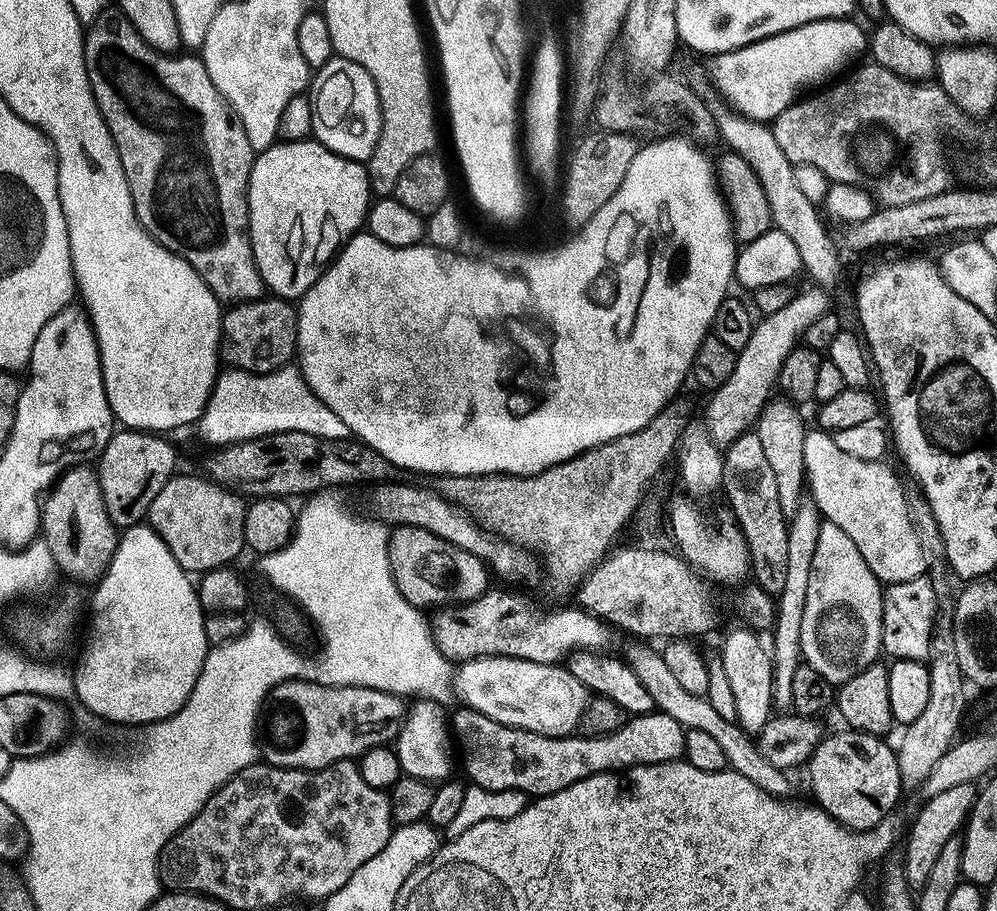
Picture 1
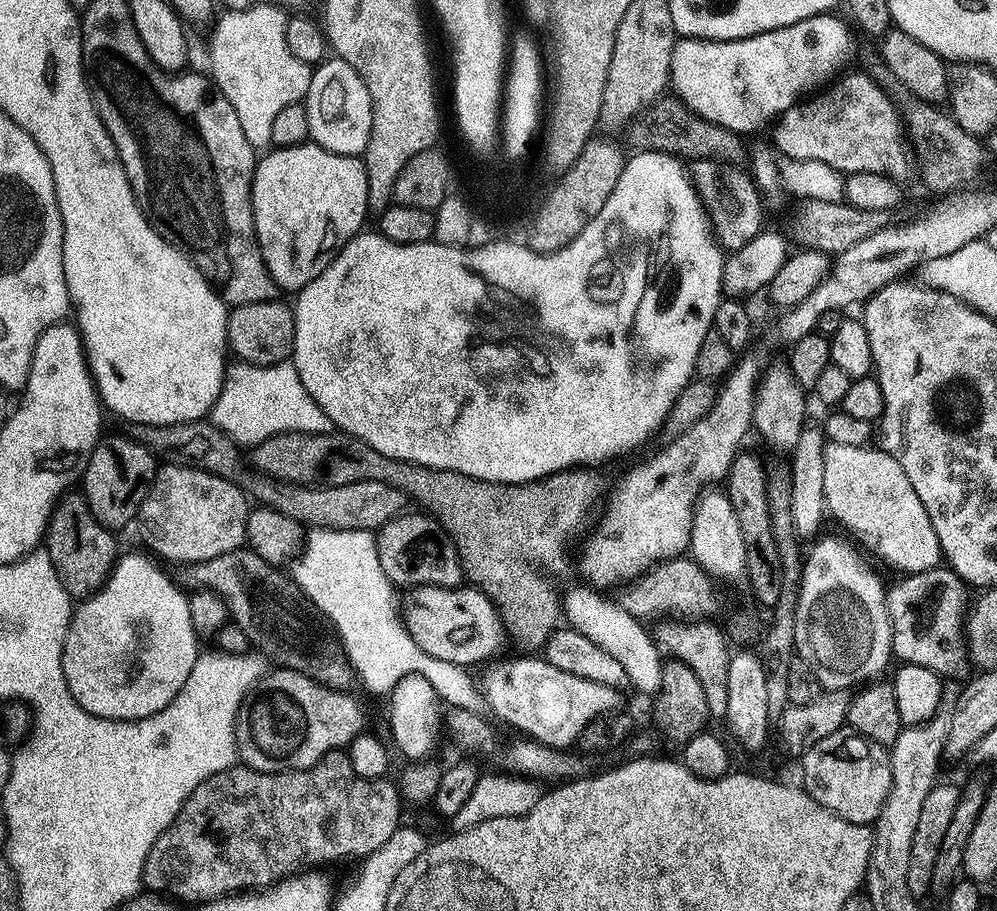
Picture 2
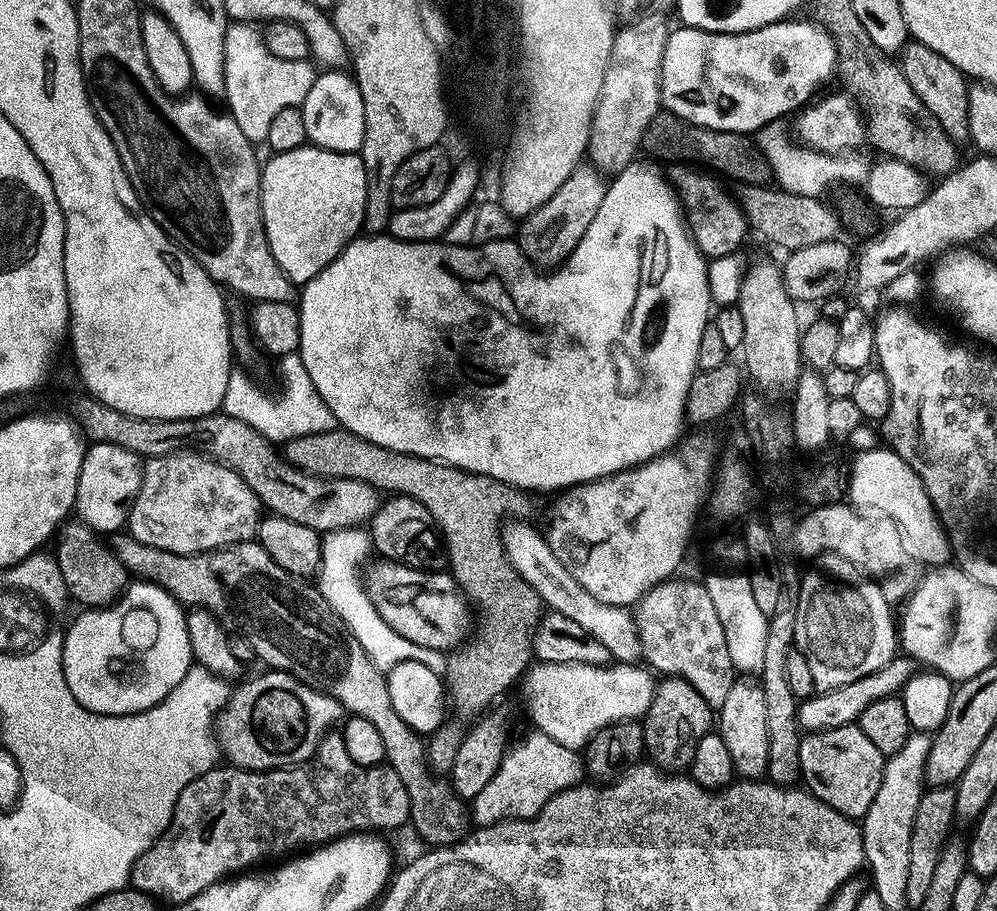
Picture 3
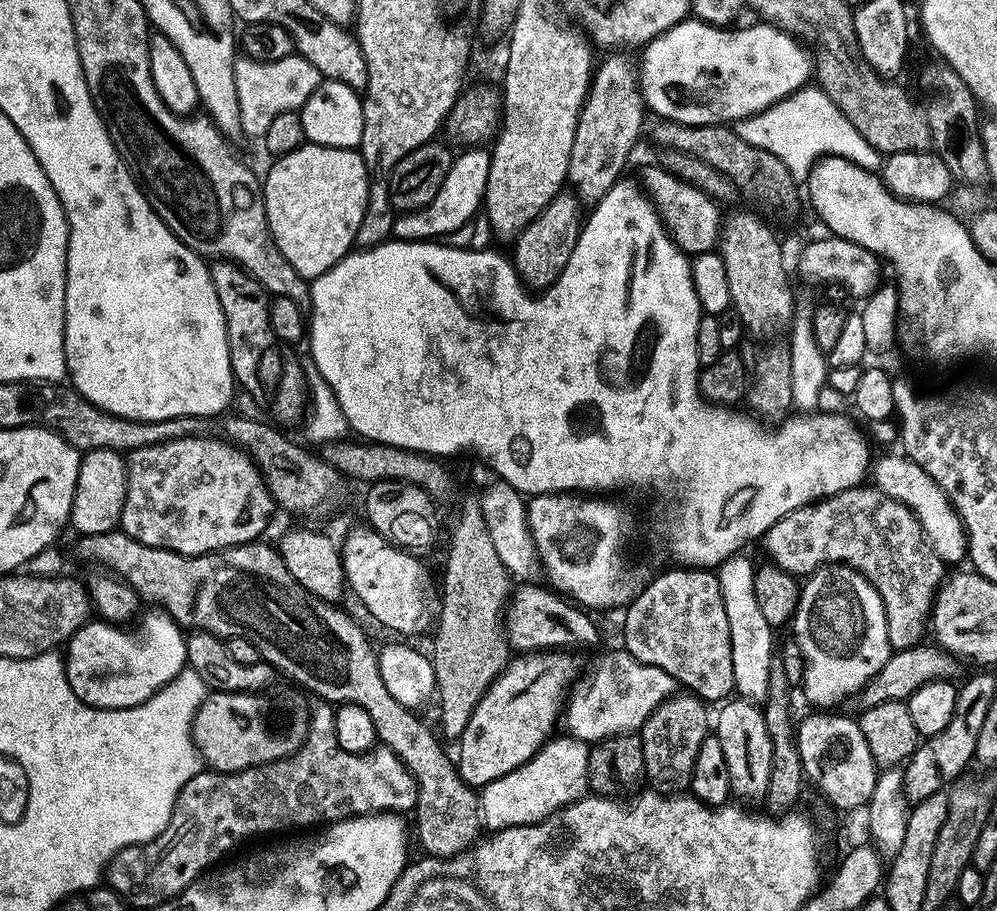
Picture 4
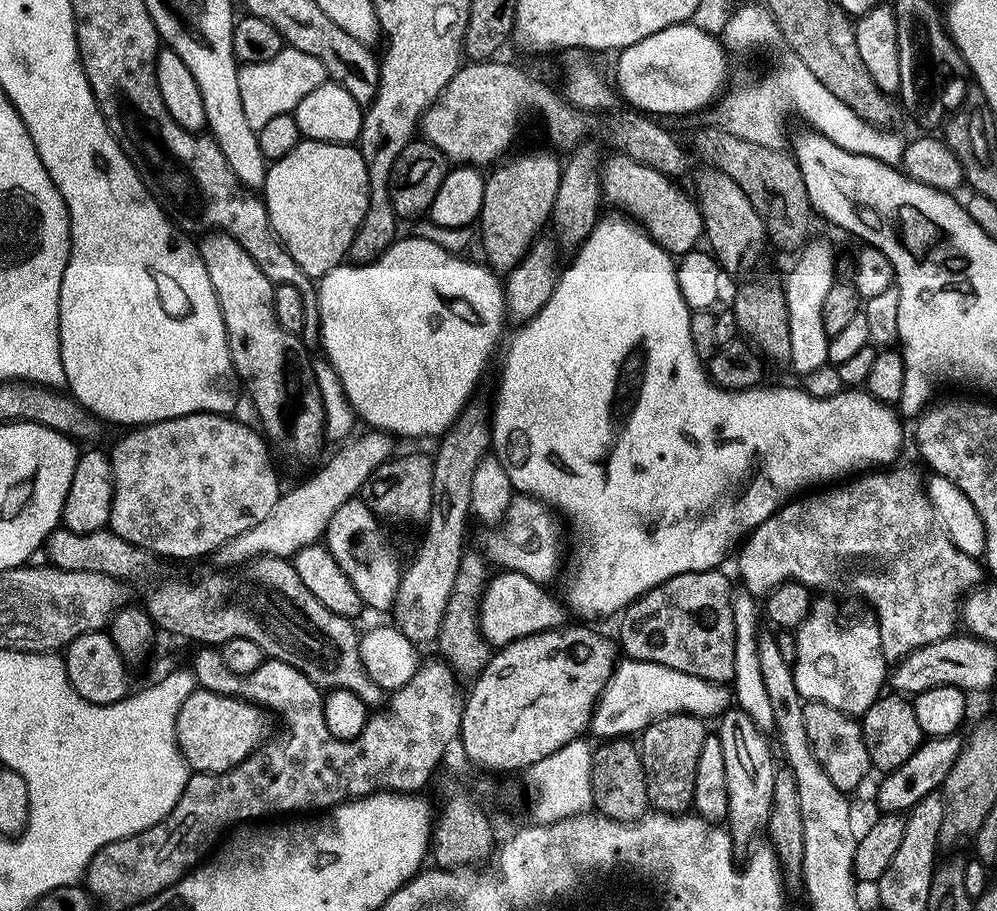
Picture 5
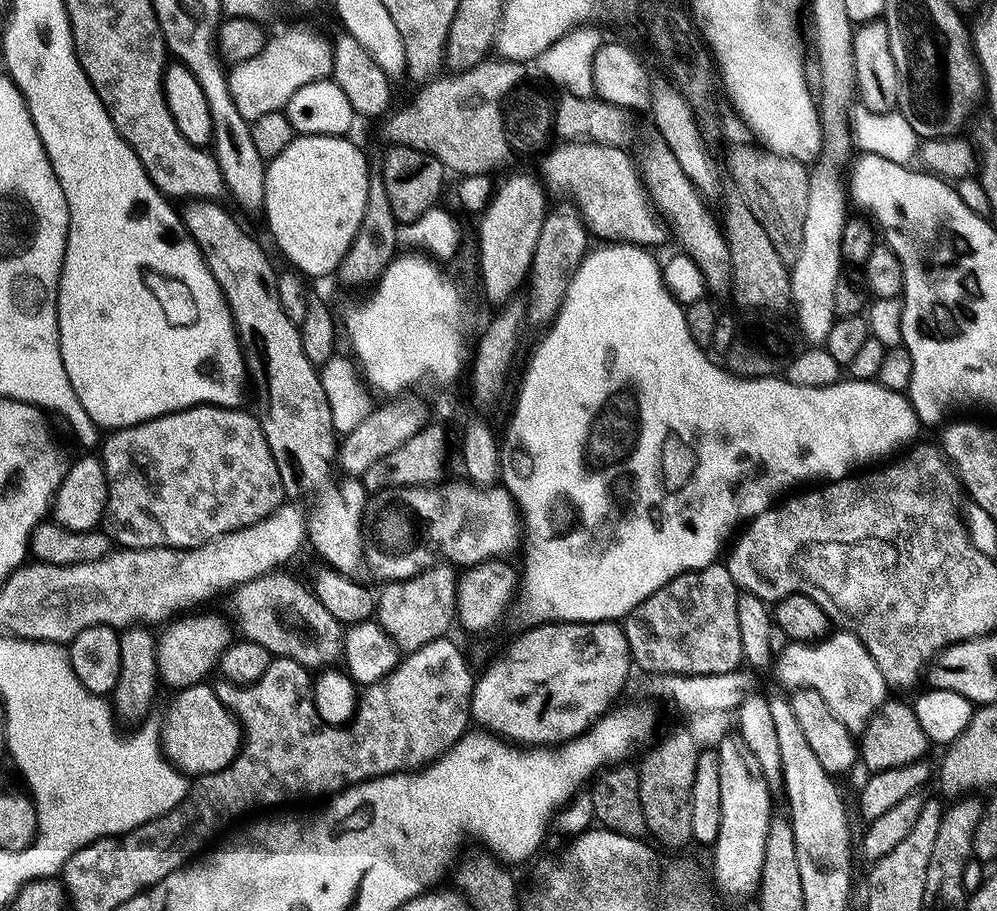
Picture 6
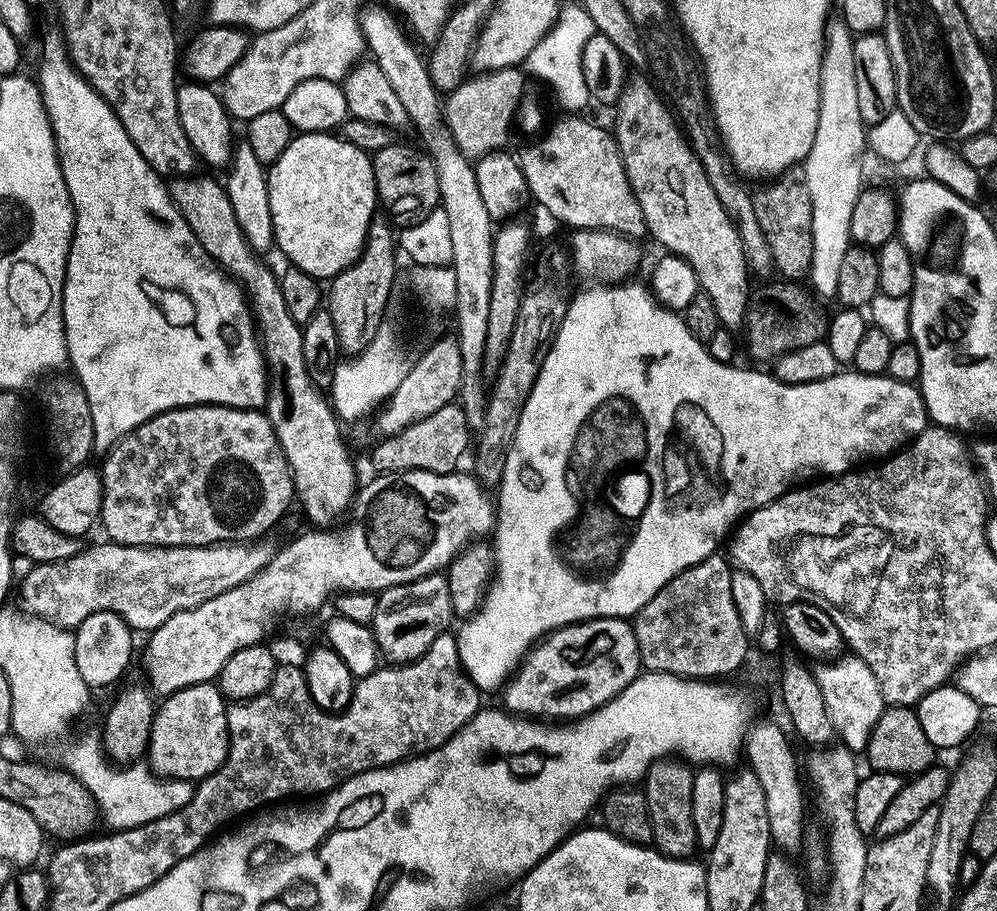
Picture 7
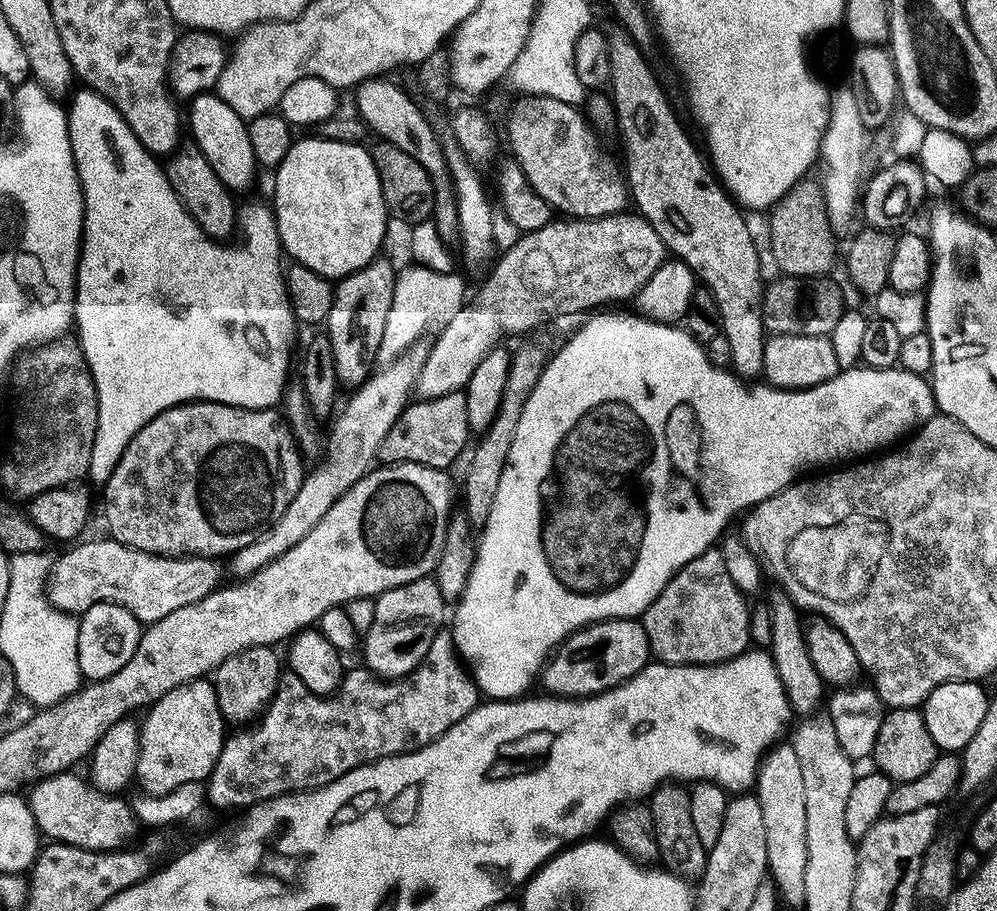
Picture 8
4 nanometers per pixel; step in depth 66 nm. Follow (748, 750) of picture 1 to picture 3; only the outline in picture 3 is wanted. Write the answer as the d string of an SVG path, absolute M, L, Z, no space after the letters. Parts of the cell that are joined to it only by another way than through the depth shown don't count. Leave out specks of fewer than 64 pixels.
M510 522L501 529L503 548L507 560L520 577L538 594L541 603L549 610L560 613L577 622L582 630L597 638L607 648L617 663L633 664L641 658L641 640L638 638L635 617L625 608L598 602L580 580L558 561L557 555L550 550L543 533L524 522Z

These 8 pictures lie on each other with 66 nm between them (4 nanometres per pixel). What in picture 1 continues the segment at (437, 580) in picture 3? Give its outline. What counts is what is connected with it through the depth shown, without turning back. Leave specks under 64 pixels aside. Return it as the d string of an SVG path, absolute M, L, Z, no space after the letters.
M489 590L482 593L469 604L444 606L431 617L430 629L438 651L449 662L475 660L478 656L513 656L519 660L529 660L539 664L560 664L567 661L574 652L602 652L611 649L617 633L599 617L585 611L580 606L560 608L557 612L548 612L540 616L536 608L531 608L527 600L516 592L495 592Z

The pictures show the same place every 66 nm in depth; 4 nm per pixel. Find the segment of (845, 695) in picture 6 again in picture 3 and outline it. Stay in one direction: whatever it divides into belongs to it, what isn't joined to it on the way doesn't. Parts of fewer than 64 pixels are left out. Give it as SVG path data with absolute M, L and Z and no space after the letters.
M825 554L819 557L818 564L820 564L820 568L814 569L813 572L805 571L803 573L801 593L798 599L795 647L800 649L800 653L804 655L806 662L810 662L810 671L814 674L816 691L825 692L826 690L834 690L838 686L846 686L846 682L854 682L854 678L862 678L866 674L874 674L879 668L886 666L886 662L890 662L898 652L898 624L894 619L894 614L892 618L893 605L889 604L888 599L882 594L882 590L877 586L876 581L871 576L864 575L855 564L835 554Z

